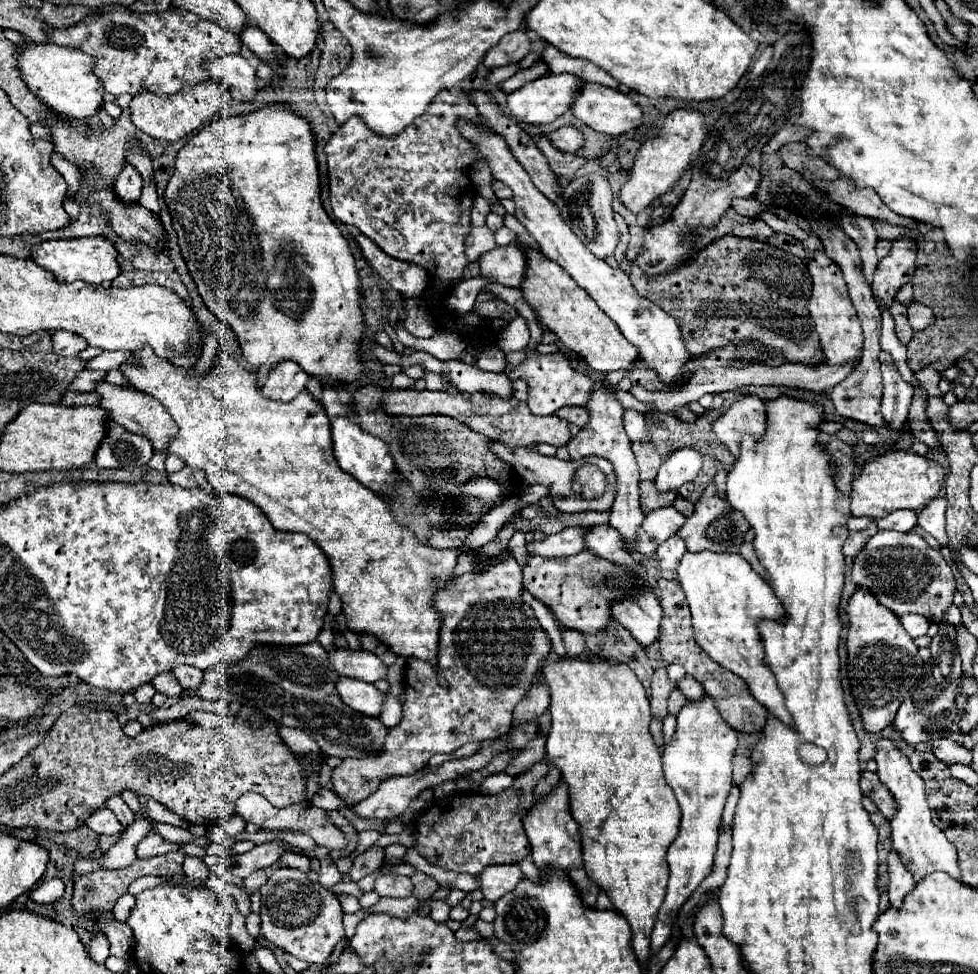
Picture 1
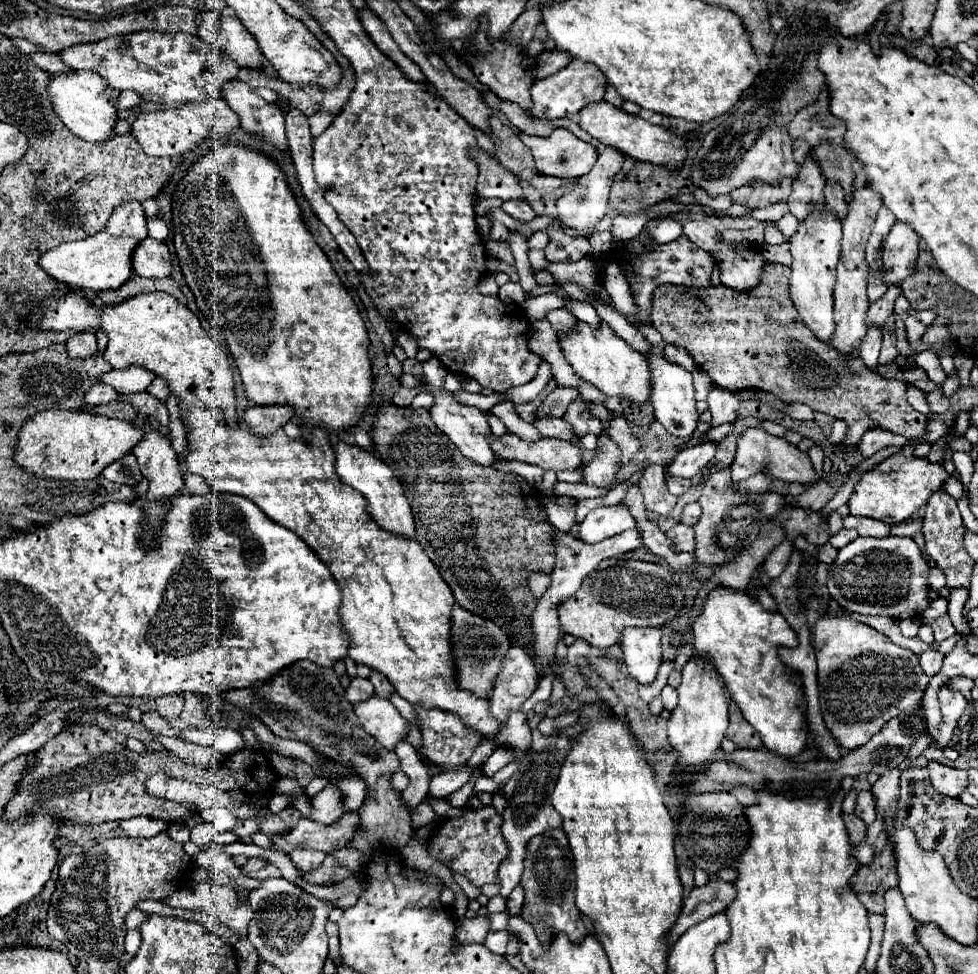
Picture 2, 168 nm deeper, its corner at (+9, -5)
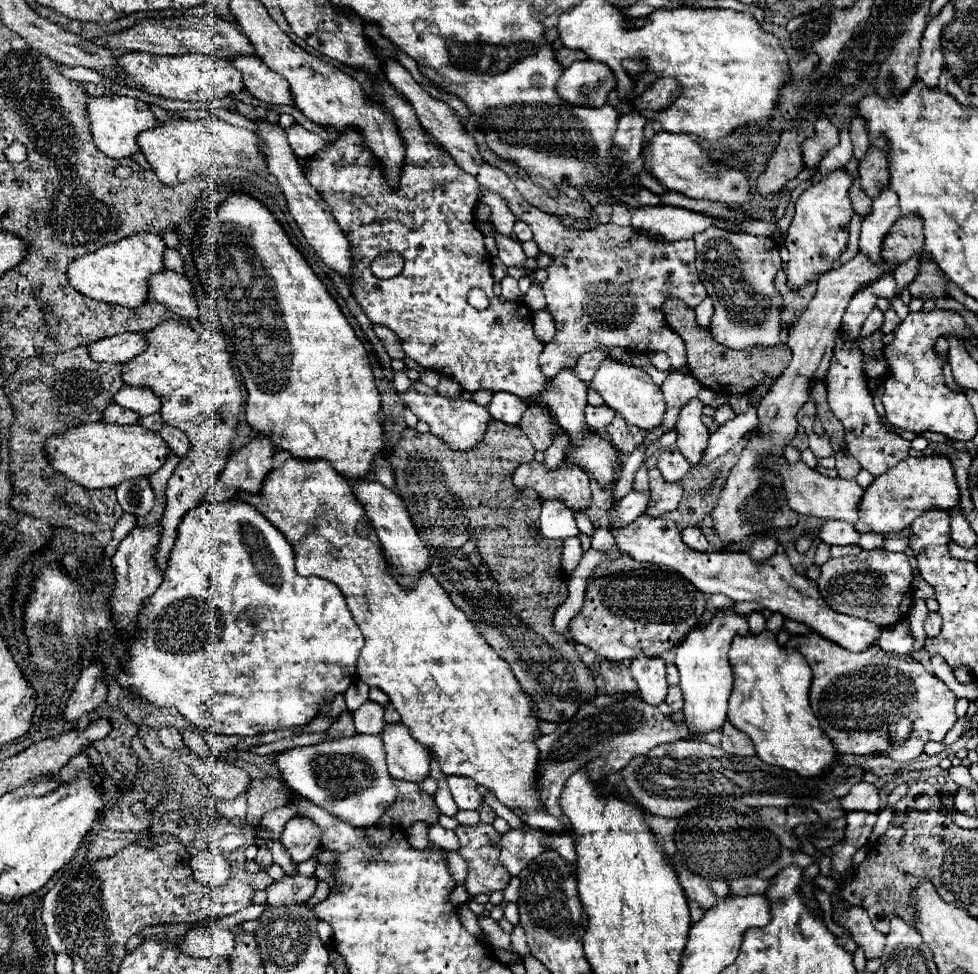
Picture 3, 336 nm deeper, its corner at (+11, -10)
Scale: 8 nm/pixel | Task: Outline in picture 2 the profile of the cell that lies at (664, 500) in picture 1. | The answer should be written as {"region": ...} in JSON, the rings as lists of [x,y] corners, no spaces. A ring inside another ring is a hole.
{"region":[[[650,464],[642,478],[640,478],[640,490],[644,494],[646,510],[654,514],[670,514],[676,506],[676,496],[668,492],[666,480],[664,480],[664,468],[658,464]]]}

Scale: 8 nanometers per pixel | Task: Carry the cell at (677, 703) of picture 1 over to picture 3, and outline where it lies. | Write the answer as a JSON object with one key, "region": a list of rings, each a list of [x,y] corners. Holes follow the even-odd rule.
{"region":[[[678,685],[668,689],[668,695],[666,695],[666,703],[670,705],[670,709],[672,709],[674,713],[682,709],[682,705],[684,705],[684,699],[682,699],[682,691],[680,691],[680,687],[678,687]]]}

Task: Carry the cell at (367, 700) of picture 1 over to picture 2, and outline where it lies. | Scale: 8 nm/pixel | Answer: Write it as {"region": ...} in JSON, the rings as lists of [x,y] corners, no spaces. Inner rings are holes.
{"region":[[[374,696],[372,700],[360,702],[354,706],[360,724],[378,740],[386,750],[394,750],[398,742],[406,740],[408,722],[402,714],[392,706],[390,700]]]}

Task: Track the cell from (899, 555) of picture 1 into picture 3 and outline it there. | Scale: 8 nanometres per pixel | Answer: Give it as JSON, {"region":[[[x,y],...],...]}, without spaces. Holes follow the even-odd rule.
{"region":[[[872,549],[872,551],[860,551],[858,555],[828,559],[822,565],[822,573],[816,583],[820,595],[834,611],[868,619],[880,627],[888,627],[908,617],[908,611],[914,601],[912,579],[914,573],[906,553]]]}

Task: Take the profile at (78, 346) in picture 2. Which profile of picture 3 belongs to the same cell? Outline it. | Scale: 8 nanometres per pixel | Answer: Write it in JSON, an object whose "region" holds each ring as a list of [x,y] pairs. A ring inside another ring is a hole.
{"region":[[[122,333],[122,335],[112,335],[108,339],[100,339],[96,343],[88,345],[88,353],[92,355],[92,359],[104,363],[104,361],[112,361],[112,363],[126,363],[130,359],[134,359],[140,351],[144,351],[146,341],[144,335],[140,333]]]}

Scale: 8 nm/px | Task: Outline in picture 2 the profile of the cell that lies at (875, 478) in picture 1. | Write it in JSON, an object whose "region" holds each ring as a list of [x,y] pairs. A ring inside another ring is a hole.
{"region":[[[914,456],[912,460],[890,466],[892,460],[884,460],[876,470],[862,474],[860,482],[854,488],[854,494],[850,496],[850,514],[852,516],[864,516],[864,518],[876,518],[886,524],[902,524],[906,522],[918,508],[922,508],[928,498],[938,492],[944,482],[948,480],[948,472],[940,462],[930,462],[928,458]]]}

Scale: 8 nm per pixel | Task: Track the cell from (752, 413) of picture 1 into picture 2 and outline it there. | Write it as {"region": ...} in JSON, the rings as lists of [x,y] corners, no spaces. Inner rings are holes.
{"region":[[[748,428],[740,440],[738,440],[738,452],[736,452],[736,458],[730,466],[732,470],[732,478],[734,482],[740,482],[740,480],[746,480],[754,474],[760,474],[760,472],[768,472],[772,478],[776,480],[782,480],[782,482],[798,482],[798,484],[814,484],[818,482],[816,478],[816,472],[812,468],[812,462],[808,458],[806,452],[800,452],[796,446],[788,444],[784,438],[778,438],[778,436],[770,436],[766,430],[762,428]]]}

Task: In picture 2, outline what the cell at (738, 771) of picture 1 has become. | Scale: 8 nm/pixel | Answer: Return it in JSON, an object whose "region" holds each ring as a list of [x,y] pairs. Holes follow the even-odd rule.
{"region":[[[738,786],[738,788],[732,788],[732,794],[736,796],[736,800],[742,804],[742,806],[754,806],[758,804],[754,792],[748,788],[748,786]]]}

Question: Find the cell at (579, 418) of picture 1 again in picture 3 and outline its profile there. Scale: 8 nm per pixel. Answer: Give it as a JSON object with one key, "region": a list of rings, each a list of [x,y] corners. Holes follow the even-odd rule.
{"region":[[[586,405],[586,423],[594,431],[604,431],[614,417],[616,417],[616,411],[612,411],[608,405],[602,405],[602,407]]]}

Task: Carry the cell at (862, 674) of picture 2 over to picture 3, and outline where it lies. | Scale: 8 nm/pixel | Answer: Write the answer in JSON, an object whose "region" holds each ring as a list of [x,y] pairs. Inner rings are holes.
{"region":[[[818,633],[792,635],[786,645],[798,649],[806,657],[812,669],[812,687],[810,687],[812,711],[818,717],[822,731],[828,735],[828,739],[840,753],[856,753],[856,755],[882,753],[882,755],[890,755],[896,761],[910,761],[922,753],[924,743],[944,741],[944,735],[954,727],[958,719],[954,711],[956,695],[946,687],[944,681],[928,673],[910,655],[892,655],[882,651],[878,645],[872,645],[860,653],[854,653],[840,647],[838,643],[832,643],[830,639],[824,639]],[[902,717],[912,721],[912,733],[906,739],[906,743],[892,745],[888,739],[888,727]]]}

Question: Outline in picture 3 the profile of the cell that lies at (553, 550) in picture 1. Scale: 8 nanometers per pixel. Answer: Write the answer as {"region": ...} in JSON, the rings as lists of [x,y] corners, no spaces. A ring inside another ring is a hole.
{"region":[[[630,491],[626,497],[622,497],[616,507],[608,509],[608,519],[610,519],[610,531],[614,533],[612,523],[632,523],[636,517],[640,517],[646,507],[648,507],[648,493],[636,493]]]}

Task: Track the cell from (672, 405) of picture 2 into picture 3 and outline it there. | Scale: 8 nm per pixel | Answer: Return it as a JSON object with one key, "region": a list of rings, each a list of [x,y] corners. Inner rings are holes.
{"region":[[[692,399],[680,409],[676,419],[676,447],[694,467],[708,443],[708,427],[702,423],[702,407],[704,403],[700,399]]]}

